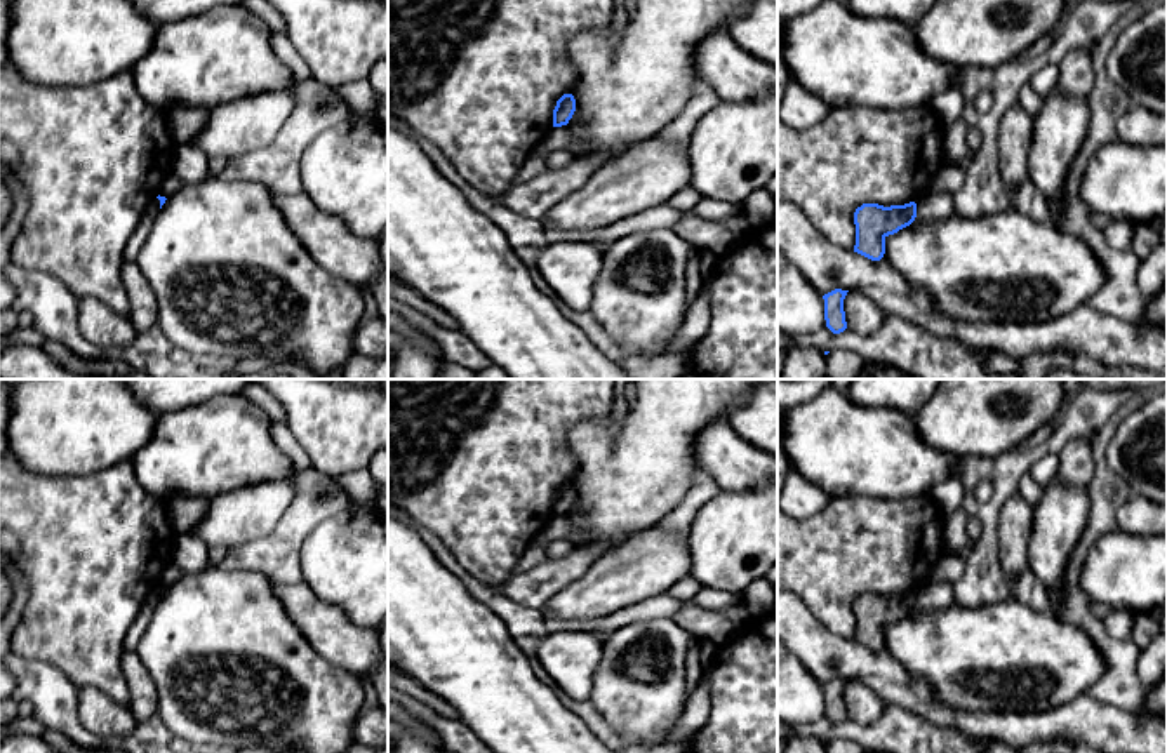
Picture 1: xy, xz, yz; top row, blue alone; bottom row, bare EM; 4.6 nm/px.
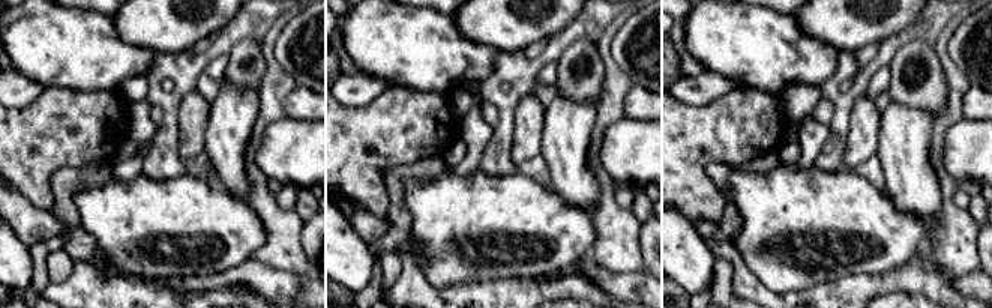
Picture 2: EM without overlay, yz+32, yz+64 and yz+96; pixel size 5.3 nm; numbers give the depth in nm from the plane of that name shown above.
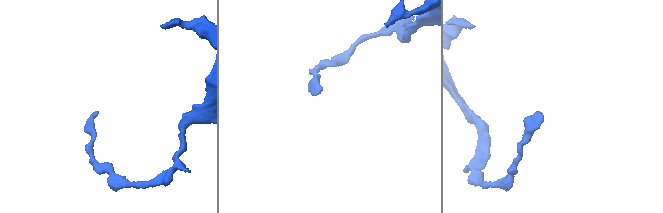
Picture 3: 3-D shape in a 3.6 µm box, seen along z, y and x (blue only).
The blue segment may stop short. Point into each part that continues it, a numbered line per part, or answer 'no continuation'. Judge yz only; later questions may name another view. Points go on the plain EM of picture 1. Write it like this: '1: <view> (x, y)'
no continuation

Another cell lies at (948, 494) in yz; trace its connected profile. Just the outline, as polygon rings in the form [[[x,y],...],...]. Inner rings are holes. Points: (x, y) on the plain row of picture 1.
[[[962,470],[951,471],[943,482],[934,485],[930,496],[943,515],[960,510],[964,503]]]

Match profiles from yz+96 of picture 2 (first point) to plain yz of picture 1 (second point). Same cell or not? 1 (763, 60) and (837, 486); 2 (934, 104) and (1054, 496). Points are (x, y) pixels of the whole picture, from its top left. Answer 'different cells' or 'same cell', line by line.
1: same cell
2: different cells

